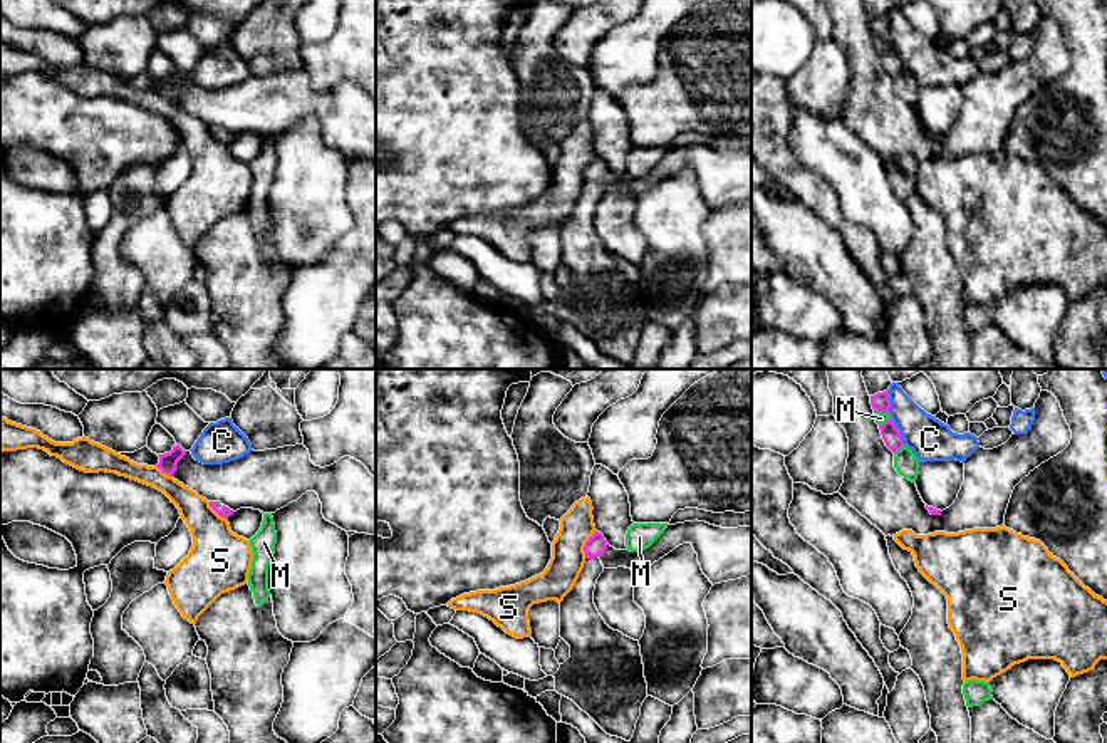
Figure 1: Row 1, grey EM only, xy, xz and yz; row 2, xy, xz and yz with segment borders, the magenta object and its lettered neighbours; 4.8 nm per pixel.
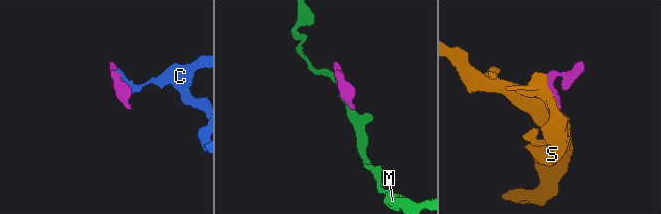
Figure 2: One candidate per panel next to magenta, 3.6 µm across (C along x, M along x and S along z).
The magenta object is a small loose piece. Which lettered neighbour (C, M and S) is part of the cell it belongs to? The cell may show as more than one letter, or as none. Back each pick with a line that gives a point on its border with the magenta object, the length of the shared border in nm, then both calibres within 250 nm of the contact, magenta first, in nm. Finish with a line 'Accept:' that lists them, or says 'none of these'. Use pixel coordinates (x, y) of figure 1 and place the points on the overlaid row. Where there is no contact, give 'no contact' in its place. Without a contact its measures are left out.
Accept: none of these

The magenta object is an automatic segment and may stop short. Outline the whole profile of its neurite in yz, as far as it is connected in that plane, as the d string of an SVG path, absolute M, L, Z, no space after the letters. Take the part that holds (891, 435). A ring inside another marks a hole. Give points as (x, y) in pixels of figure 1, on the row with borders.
M892 418L879 426L886 446L894 453L904 446L902 436Z

